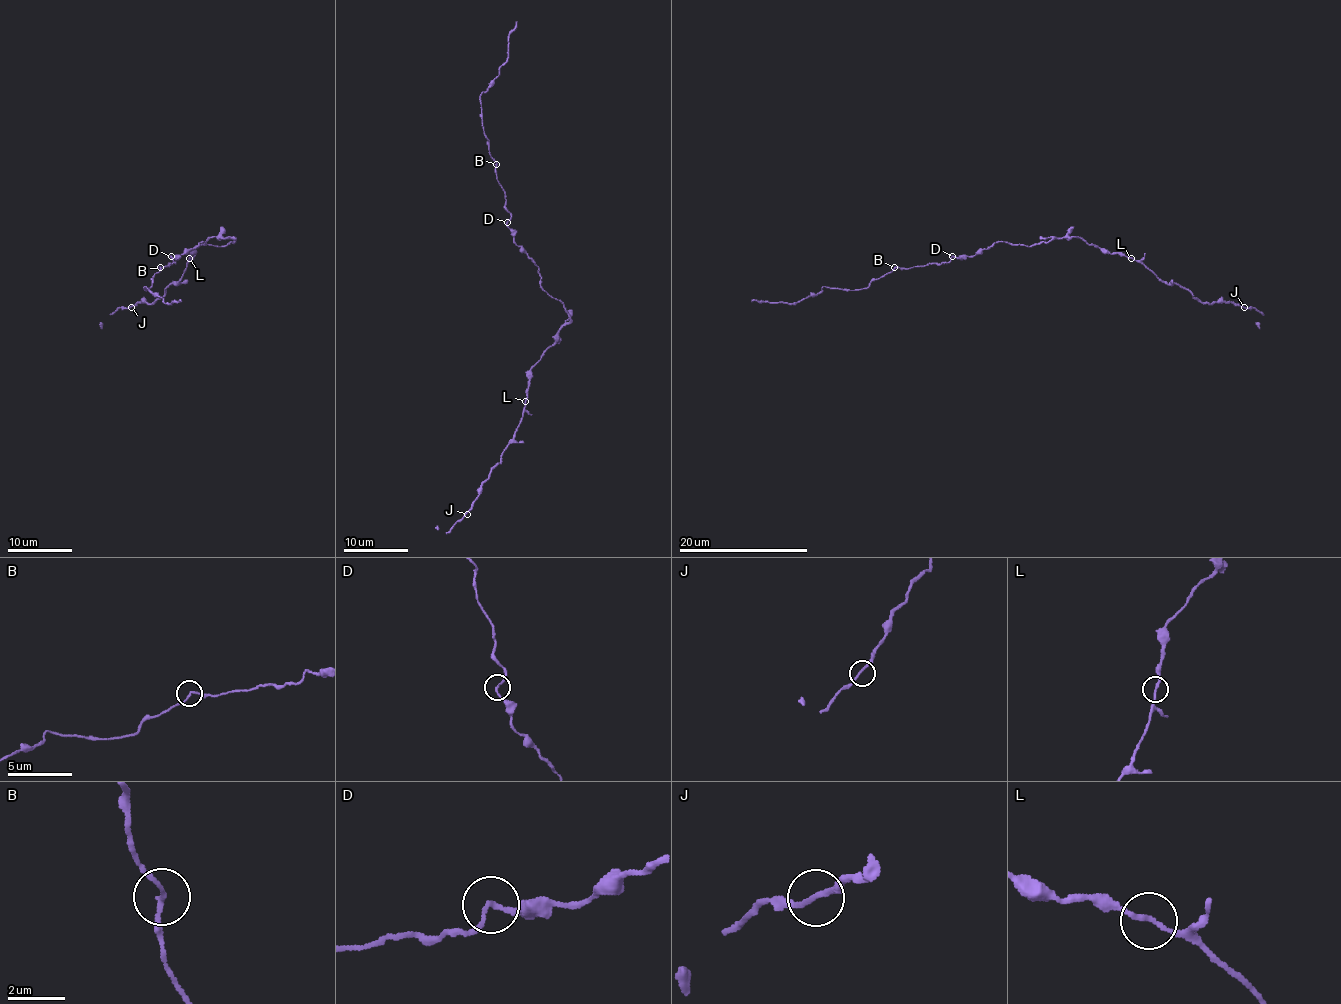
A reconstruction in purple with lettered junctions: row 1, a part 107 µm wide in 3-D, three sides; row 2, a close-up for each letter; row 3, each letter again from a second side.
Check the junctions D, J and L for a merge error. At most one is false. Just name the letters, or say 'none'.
none

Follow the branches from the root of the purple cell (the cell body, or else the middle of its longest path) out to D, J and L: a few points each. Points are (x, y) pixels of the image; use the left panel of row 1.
D: (215, 245), (200, 242), (179, 257), (171, 257)
J: (215, 245), (224, 247), (232, 239), (211, 237), (200, 244), (176, 284), (155, 302), (131, 307)
L: (215, 245), (224, 247), (232, 239), (211, 237), (200, 244), (189, 258)

